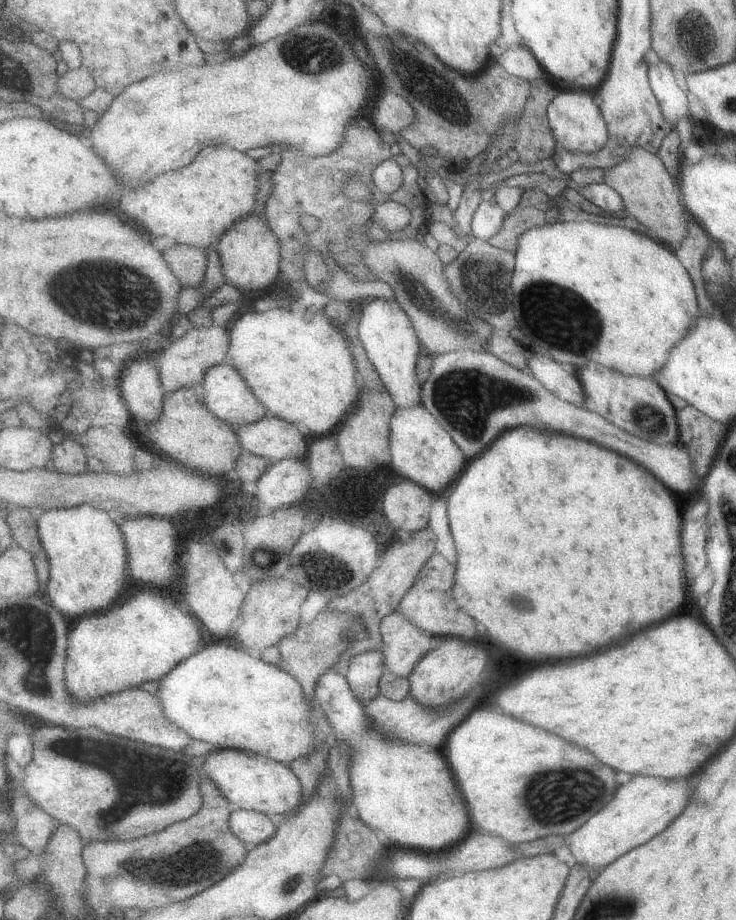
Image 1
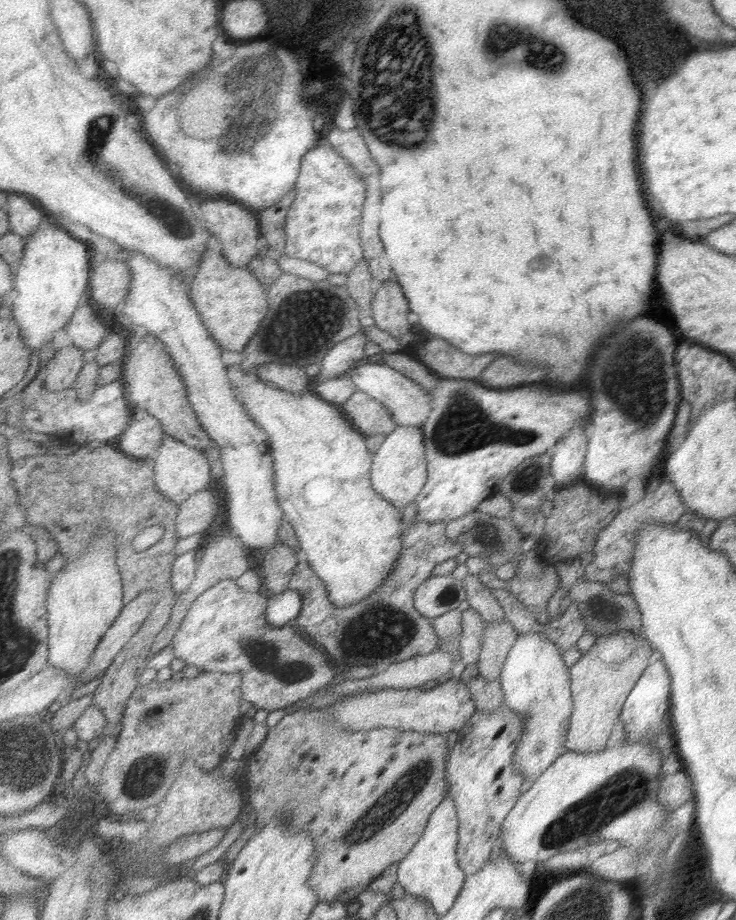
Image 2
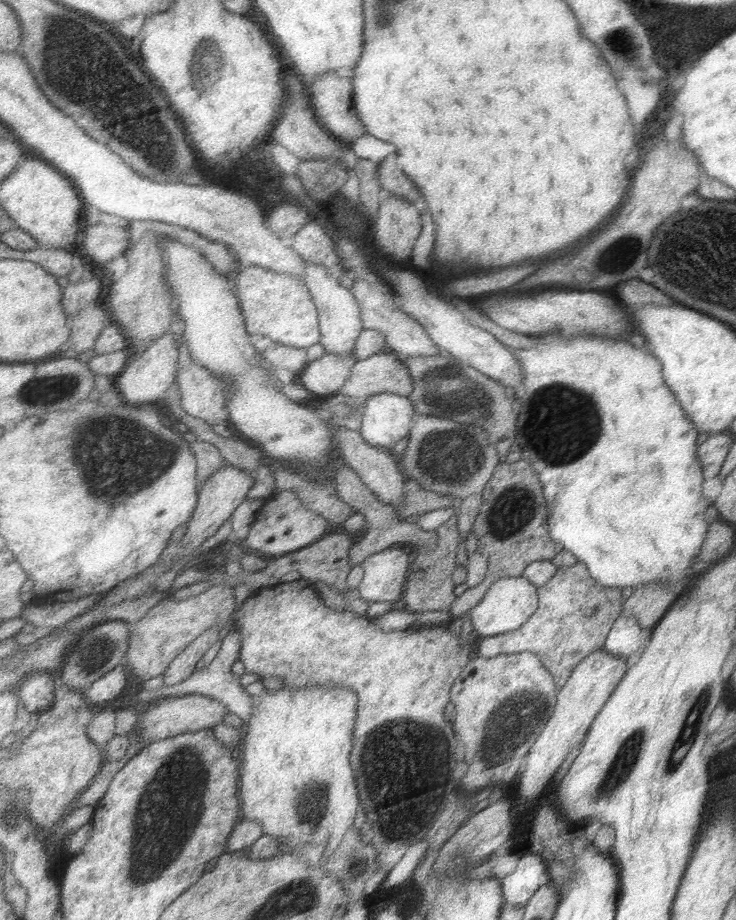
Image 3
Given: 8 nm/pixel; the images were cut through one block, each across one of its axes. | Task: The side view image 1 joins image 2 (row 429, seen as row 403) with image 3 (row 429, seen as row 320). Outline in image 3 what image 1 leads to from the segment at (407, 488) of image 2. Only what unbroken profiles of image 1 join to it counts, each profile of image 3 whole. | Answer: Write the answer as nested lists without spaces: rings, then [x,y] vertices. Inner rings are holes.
[[[383,392],[365,402],[367,414],[361,436],[371,448],[393,450],[401,440],[411,438],[417,420],[417,408],[411,398]]]

